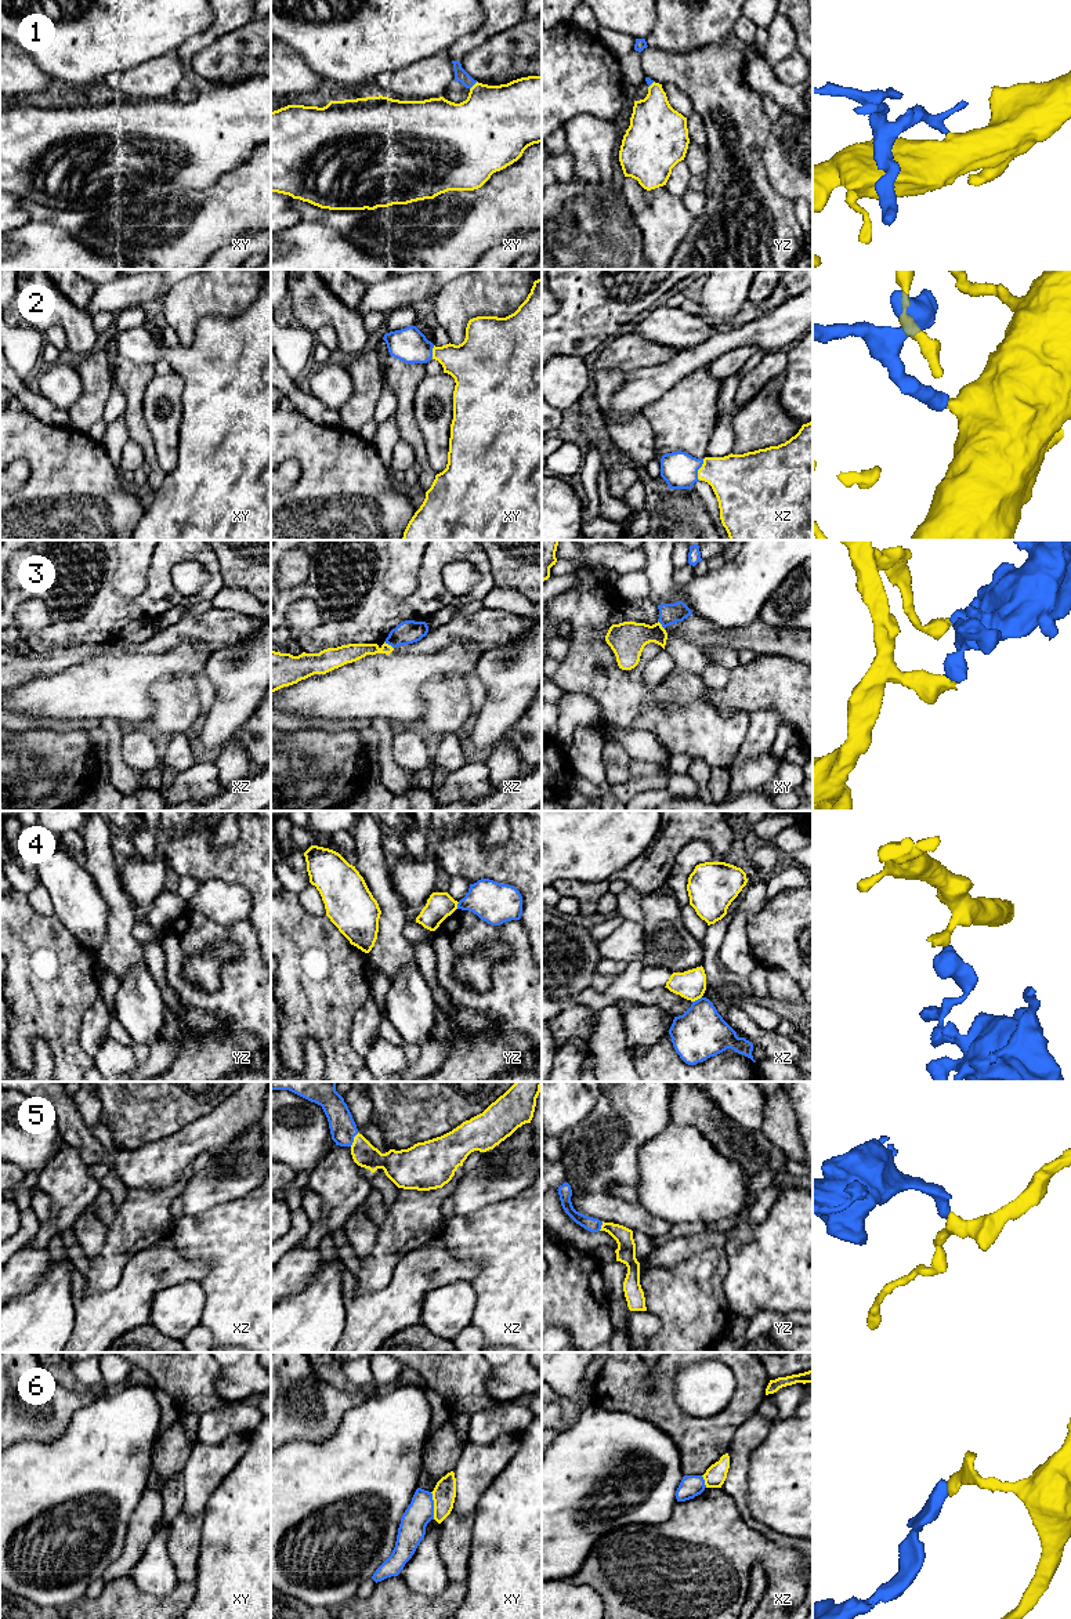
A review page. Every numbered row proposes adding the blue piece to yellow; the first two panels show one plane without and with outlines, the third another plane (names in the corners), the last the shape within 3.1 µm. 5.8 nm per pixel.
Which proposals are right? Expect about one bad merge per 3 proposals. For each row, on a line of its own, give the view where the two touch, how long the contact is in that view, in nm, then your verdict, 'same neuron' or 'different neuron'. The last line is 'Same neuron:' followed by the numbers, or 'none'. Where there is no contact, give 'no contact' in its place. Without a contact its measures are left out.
1: meets yellow in xy; contact 60 nm long; same neuron
2: meets yellow in xz; contact 130 nm long; same neuron
3: meets yellow in xz; contact 70 nm long; different neuron
4: meets yellow in xz; contact 70 nm long; different neuron
5: meets yellow in xz; contact 90 nm long; same neuron
6: meets yellow in xy; contact 160 nm long; different neuron
Same neuron: 1, 2, 5

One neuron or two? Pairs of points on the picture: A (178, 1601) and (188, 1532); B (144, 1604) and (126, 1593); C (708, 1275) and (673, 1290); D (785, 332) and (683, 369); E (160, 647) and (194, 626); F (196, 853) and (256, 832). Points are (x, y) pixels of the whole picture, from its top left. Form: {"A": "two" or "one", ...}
{"A": "two", "B": "one", "C": "one", "D": "one", "E": "one", "F": "one"}

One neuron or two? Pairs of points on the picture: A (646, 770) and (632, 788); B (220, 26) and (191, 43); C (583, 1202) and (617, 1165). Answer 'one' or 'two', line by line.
A: two
B: one
C: two

